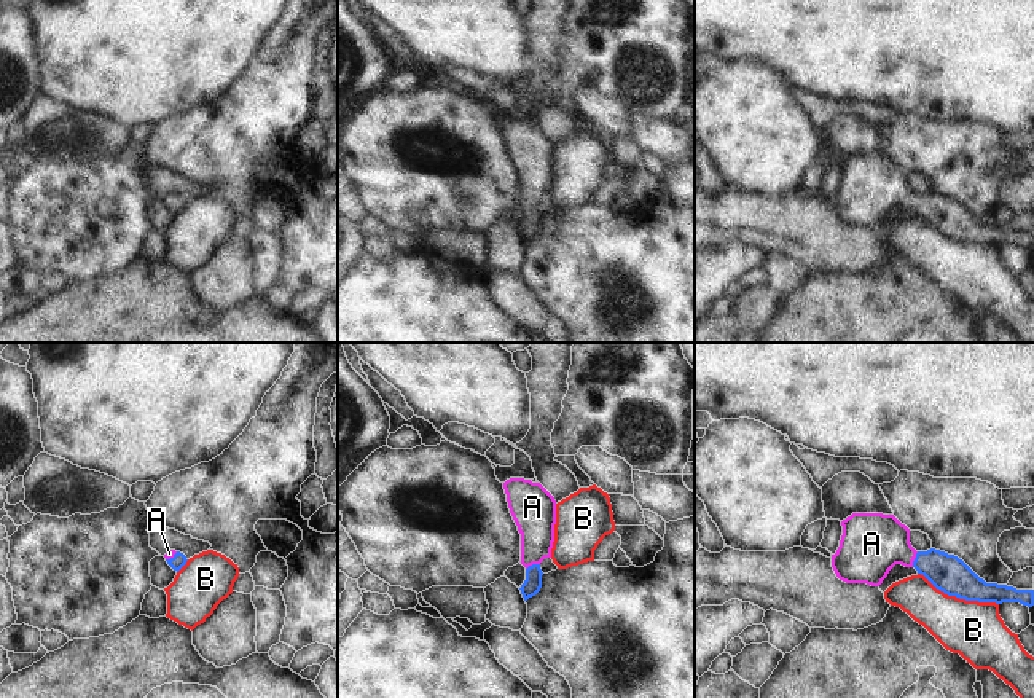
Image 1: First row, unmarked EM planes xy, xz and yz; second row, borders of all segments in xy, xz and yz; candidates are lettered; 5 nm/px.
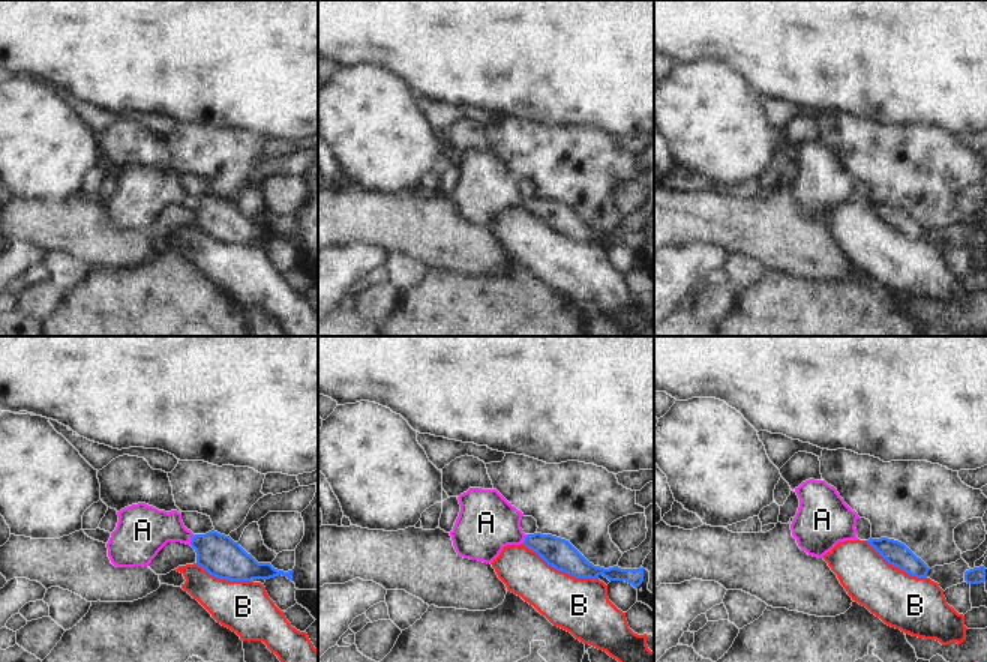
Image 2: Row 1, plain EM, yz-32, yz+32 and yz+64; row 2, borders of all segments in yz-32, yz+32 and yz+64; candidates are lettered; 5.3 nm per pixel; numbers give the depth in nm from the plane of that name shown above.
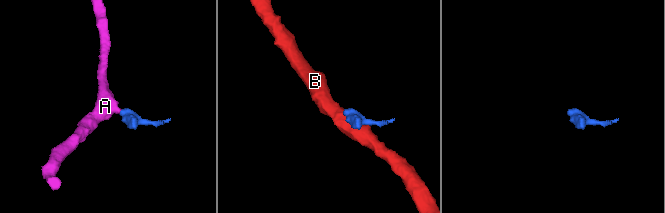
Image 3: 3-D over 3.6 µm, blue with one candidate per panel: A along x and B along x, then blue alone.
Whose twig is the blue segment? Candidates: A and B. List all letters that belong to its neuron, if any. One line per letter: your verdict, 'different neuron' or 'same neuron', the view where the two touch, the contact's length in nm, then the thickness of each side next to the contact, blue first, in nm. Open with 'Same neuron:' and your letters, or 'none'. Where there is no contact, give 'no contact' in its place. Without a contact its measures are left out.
Same neuron: A
A: same neuron | yz | 90 nm | 190/320 nm
B: different neuron | yz | 440 nm | 190/280 nm

